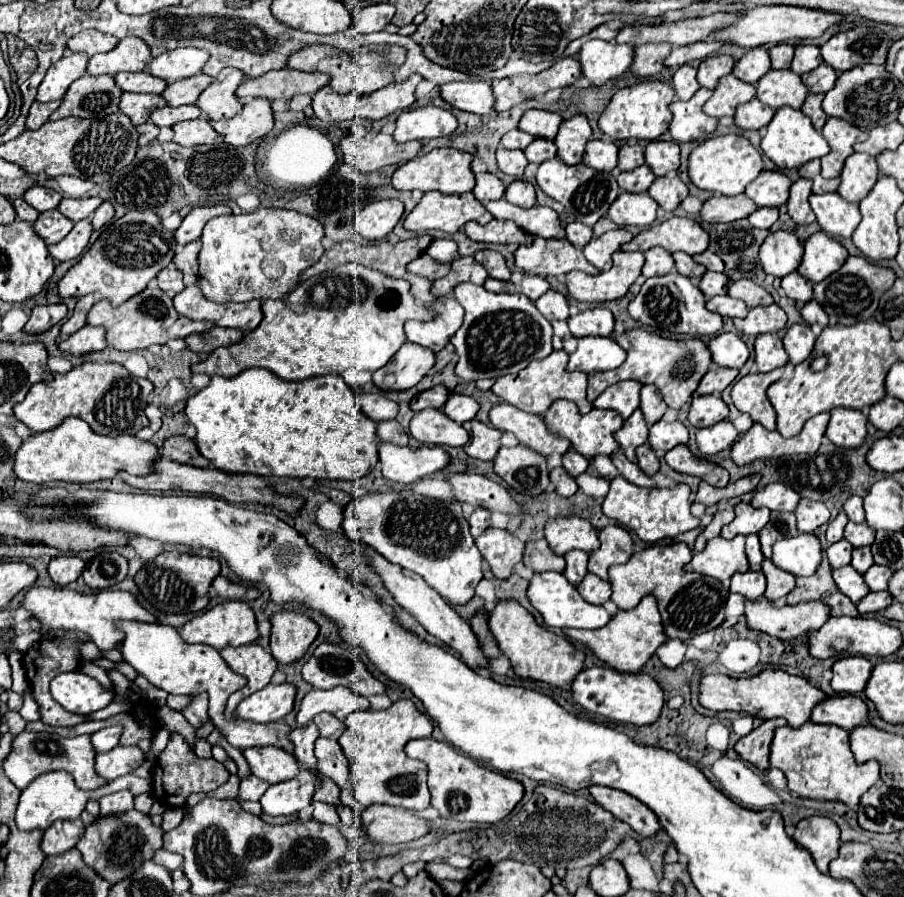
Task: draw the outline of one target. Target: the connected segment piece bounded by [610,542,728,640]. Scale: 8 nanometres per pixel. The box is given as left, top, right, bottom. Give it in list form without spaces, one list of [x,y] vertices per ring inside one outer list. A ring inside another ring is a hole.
[[[684,542],[672,546],[648,546],[642,552],[636,552],[626,564],[610,568],[612,600],[620,606],[620,610],[630,610],[632,606],[638,606],[642,596],[652,594],[658,600],[662,624],[670,638],[688,640],[720,626],[724,622],[728,590],[714,578],[704,582],[704,576],[684,572],[684,564],[690,562],[690,556],[692,552]]]

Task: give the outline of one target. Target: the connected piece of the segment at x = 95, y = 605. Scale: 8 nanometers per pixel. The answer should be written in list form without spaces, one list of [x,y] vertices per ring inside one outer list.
[[[32,586],[24,594],[22,608],[26,608],[40,622],[40,628],[44,632],[54,632],[54,630],[84,632],[102,650],[116,648],[122,642],[122,632],[114,626],[114,620],[156,622],[156,618],[148,610],[144,610],[130,592],[124,590],[96,590],[96,594],[78,594],[68,588],[60,590],[60,588]]]

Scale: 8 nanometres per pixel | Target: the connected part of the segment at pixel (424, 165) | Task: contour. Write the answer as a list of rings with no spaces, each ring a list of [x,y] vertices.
[[[436,148],[428,154],[418,154],[416,158],[398,166],[398,170],[392,176],[392,186],[396,190],[422,190],[422,192],[440,190],[444,194],[472,192],[474,174],[470,170],[470,160],[472,156],[468,152],[462,152],[456,148]]]

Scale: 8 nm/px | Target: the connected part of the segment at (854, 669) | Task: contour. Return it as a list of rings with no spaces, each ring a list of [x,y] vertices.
[[[846,656],[834,662],[832,666],[832,688],[838,694],[858,694],[864,690],[868,676],[872,670],[872,662],[864,656]]]

